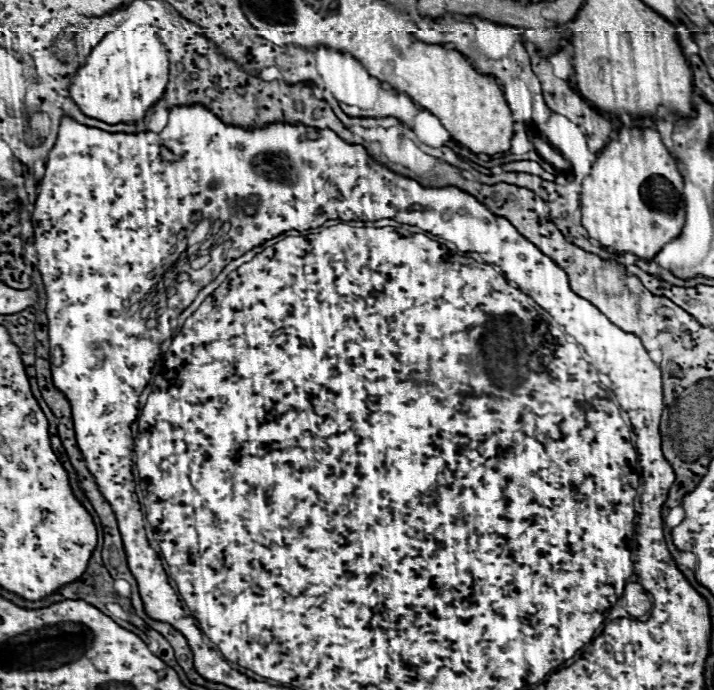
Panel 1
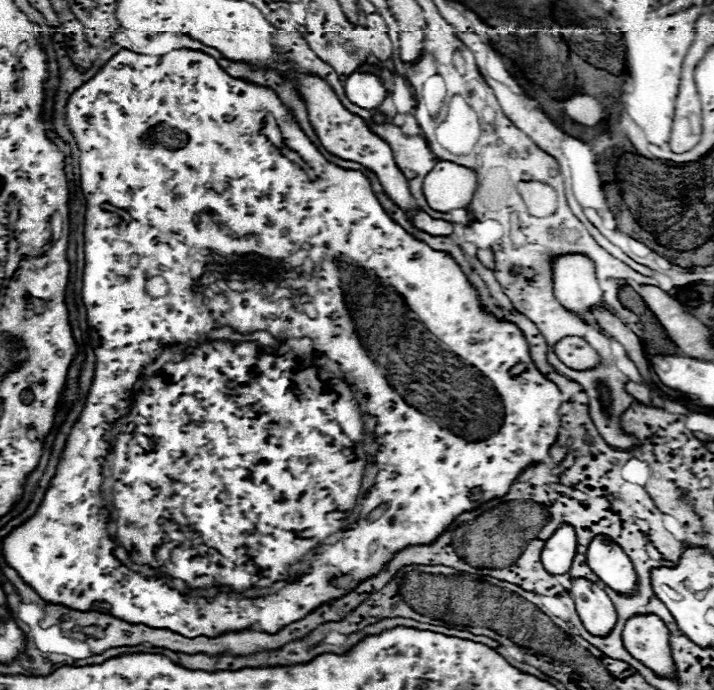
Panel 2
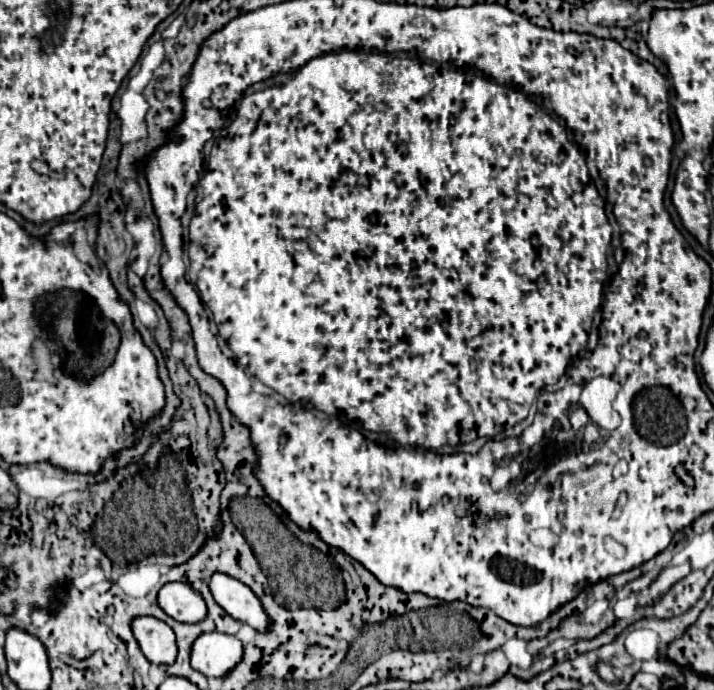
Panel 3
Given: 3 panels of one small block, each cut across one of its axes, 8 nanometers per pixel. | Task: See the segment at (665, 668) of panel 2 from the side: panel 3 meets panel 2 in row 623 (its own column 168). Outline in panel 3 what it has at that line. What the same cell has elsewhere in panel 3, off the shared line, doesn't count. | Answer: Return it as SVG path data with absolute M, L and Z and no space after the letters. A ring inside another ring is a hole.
M138 616L130 628L152 664L172 664L176 660L176 640L168 624L152 616Z

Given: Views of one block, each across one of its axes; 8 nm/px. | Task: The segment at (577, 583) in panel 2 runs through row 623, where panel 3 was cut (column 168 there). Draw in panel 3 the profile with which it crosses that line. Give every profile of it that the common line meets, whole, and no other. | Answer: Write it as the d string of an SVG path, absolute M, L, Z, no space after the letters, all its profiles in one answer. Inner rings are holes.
M168 582L158 592L158 606L178 622L200 622L204 618L204 600L200 592L192 590L192 586L184 582Z

